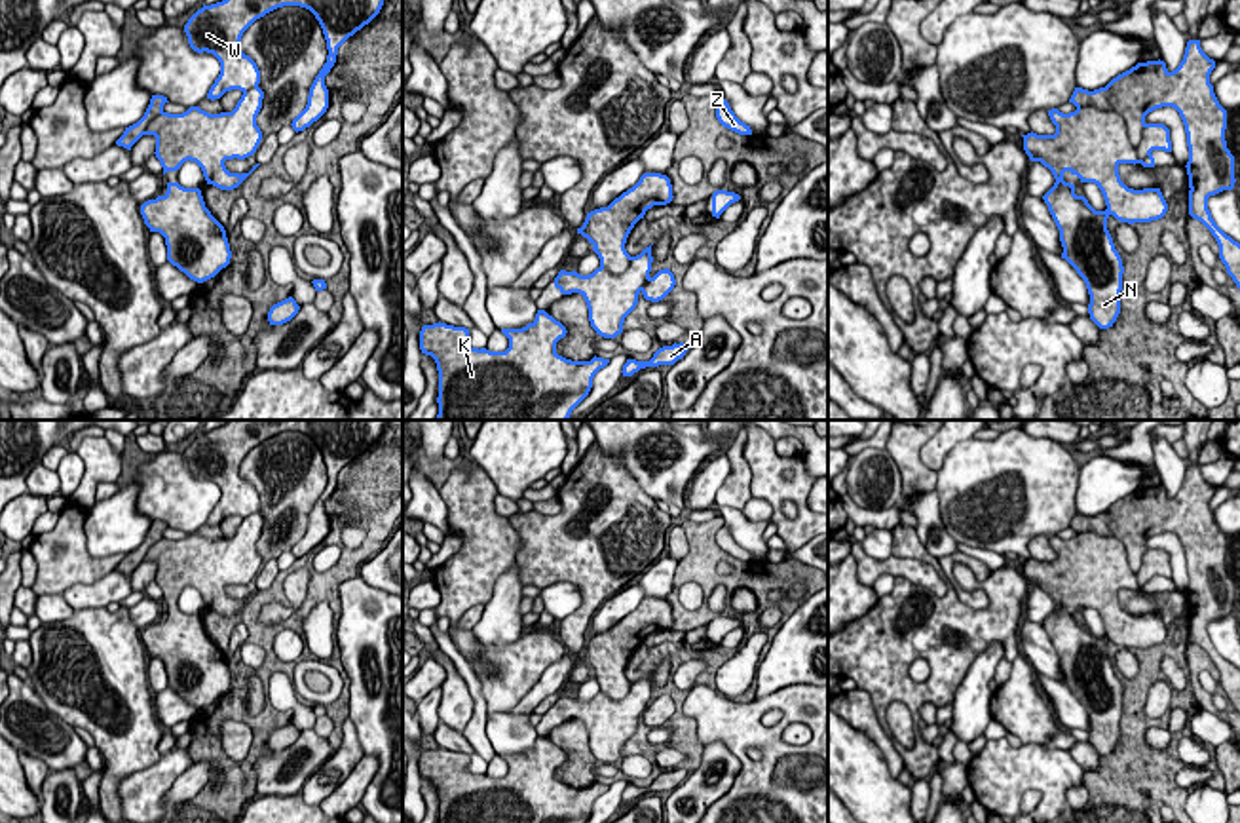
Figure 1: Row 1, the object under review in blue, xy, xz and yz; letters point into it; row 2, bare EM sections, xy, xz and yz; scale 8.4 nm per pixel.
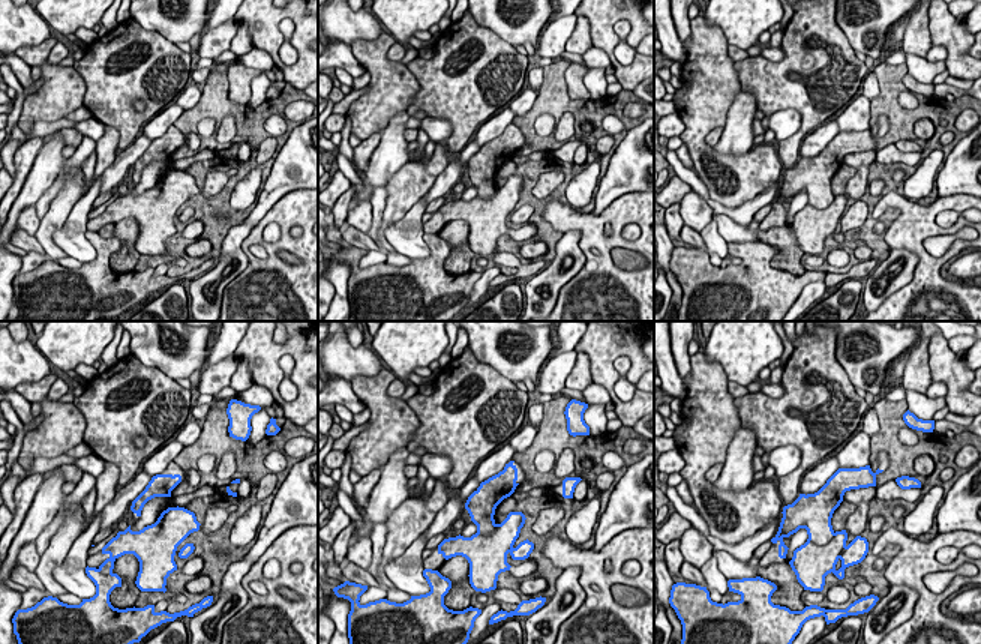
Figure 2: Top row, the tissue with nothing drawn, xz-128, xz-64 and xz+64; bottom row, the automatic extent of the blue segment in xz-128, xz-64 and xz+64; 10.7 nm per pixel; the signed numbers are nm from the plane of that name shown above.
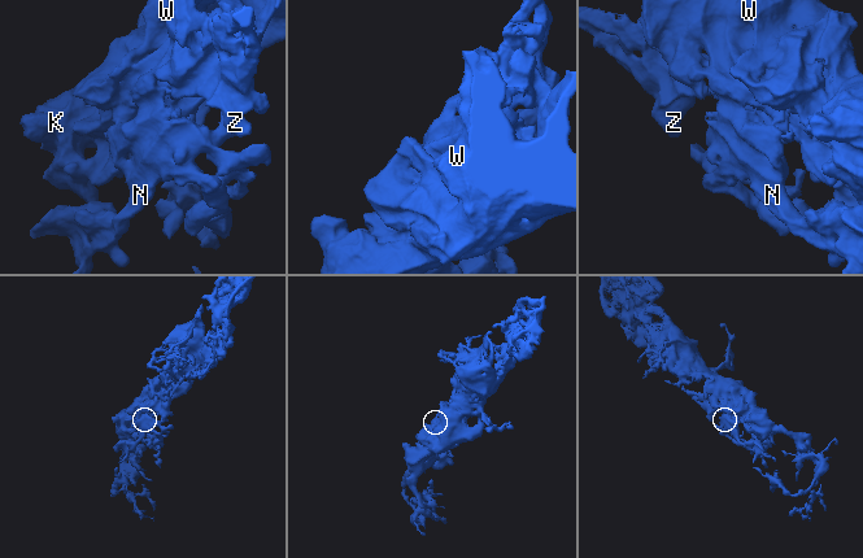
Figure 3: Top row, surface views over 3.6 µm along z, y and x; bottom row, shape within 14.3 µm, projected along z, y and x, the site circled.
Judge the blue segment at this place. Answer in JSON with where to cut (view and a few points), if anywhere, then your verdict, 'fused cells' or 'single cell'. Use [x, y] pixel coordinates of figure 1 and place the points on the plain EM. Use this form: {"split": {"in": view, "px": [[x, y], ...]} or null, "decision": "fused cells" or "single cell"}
{"split": null, "decision": "single cell"}

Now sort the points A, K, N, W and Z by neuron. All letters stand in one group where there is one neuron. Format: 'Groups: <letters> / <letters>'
Groups: A K N W Z

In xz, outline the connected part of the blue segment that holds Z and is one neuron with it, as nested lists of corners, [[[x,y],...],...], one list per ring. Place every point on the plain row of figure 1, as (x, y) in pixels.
[[[725,525],[716,532],[716,544],[723,553],[727,553],[739,561],[752,561],[750,551],[746,551],[744,547],[741,547],[735,542],[735,538],[731,536],[731,532]]]

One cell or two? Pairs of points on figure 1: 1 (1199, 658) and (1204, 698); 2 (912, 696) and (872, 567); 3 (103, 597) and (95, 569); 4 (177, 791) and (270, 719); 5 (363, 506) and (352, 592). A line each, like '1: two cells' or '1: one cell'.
1: one cell
2: two cells
3: two cells
4: two cells
5: two cells

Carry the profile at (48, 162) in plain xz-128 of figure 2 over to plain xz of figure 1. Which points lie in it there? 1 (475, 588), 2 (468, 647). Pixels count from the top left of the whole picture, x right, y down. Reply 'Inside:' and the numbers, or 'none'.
Inside: none

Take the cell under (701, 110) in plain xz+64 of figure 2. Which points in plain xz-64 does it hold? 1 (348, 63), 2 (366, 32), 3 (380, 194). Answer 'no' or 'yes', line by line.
1: no
2: no
3: no

